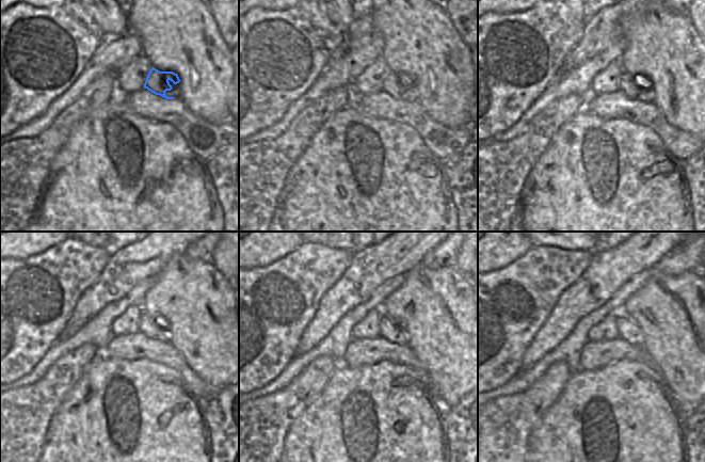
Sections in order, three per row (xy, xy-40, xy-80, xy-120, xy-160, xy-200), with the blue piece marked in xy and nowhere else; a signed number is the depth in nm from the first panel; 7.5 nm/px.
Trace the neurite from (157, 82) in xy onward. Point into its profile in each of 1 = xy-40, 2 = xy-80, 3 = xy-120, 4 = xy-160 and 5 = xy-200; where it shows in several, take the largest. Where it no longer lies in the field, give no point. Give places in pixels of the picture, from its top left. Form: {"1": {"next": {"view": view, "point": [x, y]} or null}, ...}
{"1": {"next": {"view": "xy-40", "point": [390, 85]}}, "2": {"next": {"view": "xy-80", "point": [626, 84]}}, "3": {"next": {"view": "xy-120", "point": [148, 327]}}, "4": {"next": {"view": "xy-160", "point": [388, 328]}}, "5": {"next": {"view": "xy-200", "point": [628, 331]}}}

